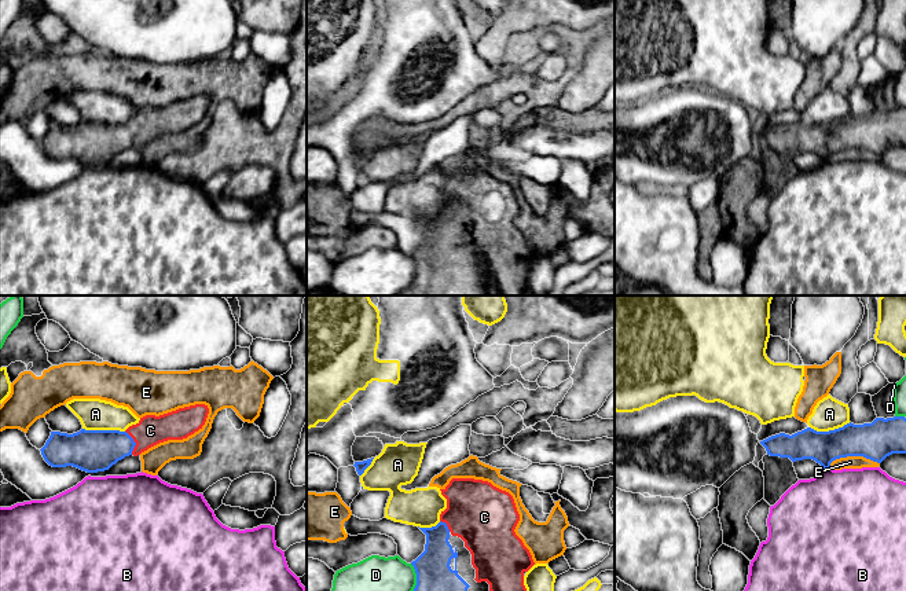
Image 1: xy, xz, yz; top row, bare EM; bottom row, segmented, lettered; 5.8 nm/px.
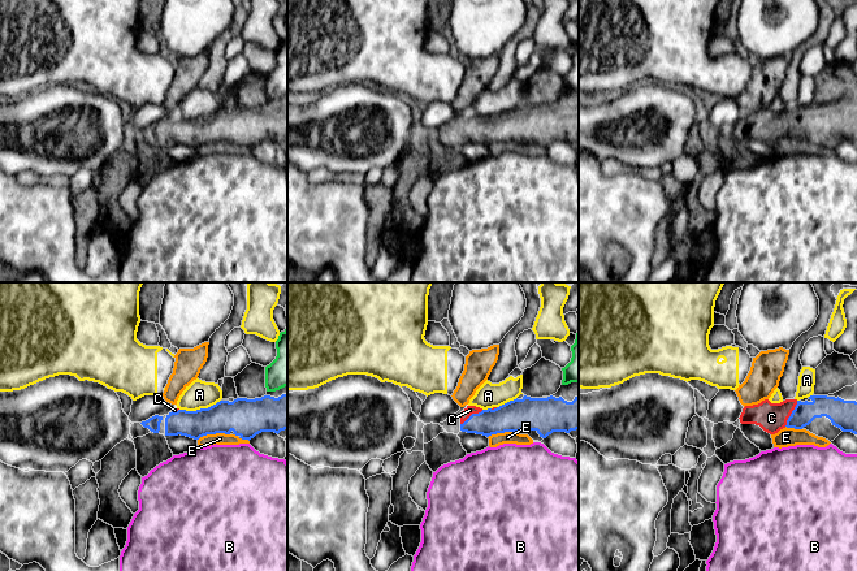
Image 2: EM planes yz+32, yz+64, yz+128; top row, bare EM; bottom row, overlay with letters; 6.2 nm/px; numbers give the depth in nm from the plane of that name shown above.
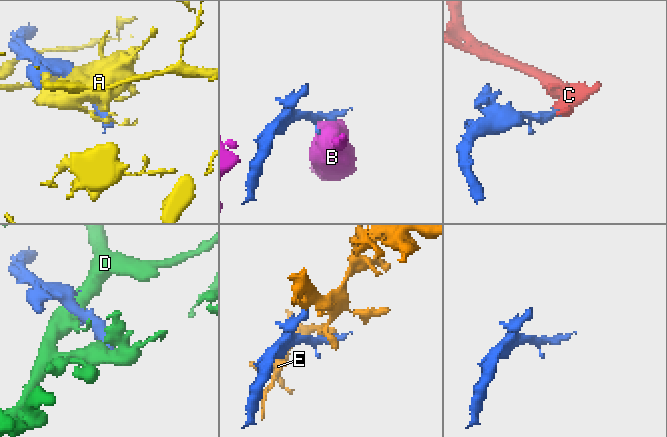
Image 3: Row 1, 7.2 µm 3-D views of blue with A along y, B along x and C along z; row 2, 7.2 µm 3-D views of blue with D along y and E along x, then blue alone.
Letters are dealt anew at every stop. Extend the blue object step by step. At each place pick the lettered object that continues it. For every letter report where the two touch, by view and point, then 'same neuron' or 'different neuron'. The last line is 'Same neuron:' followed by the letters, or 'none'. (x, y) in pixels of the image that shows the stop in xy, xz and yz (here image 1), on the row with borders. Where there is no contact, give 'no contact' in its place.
A: xy (103, 430) | different neuron
B: yz (826, 467) | different neuron
C: xy (135, 443) | same neuron
D: xz (417, 577) | different neuron
E: yz (853, 455) | different neuron
Same neuron: C

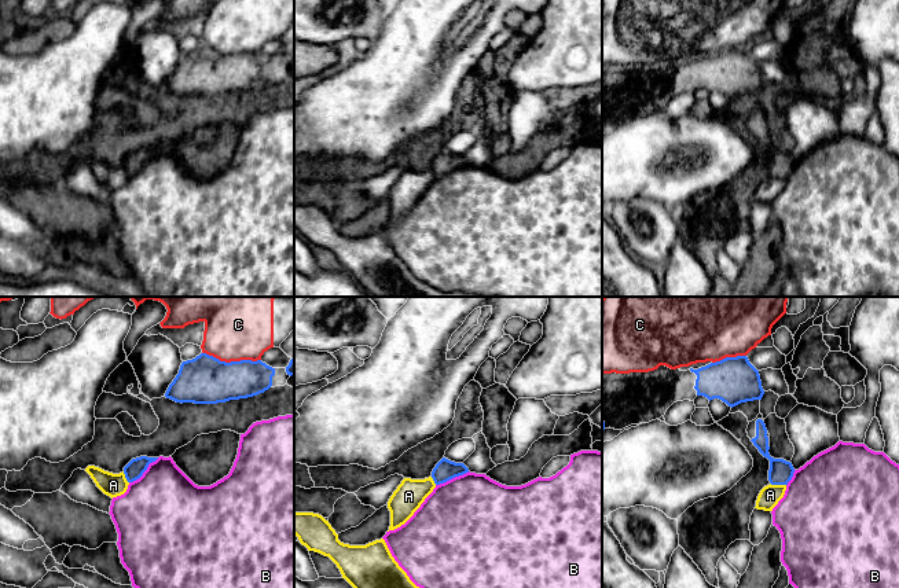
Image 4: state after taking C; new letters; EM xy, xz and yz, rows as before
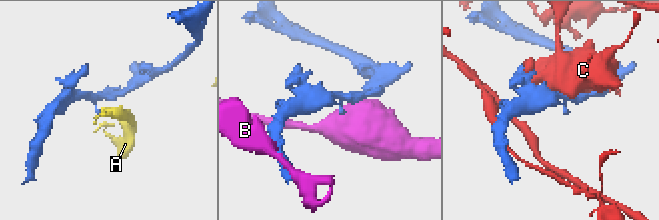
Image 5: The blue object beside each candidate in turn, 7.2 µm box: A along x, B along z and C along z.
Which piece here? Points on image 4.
A: yz (778, 484) | different neuron
B: xy (145, 470) | different neuron
C: xy (231, 362) | different neuron
Same neuron: none

